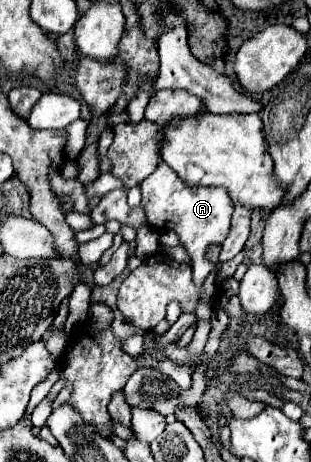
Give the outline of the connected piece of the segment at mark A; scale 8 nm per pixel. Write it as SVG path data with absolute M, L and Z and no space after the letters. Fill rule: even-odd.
M163 161L157 165L157 169L141 181L141 195L143 195L143 209L147 223L157 231L175 231L181 239L181 245L189 253L193 261L193 279L197 285L205 281L207 273L213 271L215 263L209 263L205 259L207 247L211 243L223 243L229 233L231 213L233 213L233 201L229 199L229 193L223 187L189 187L185 185L179 175L169 169Z

